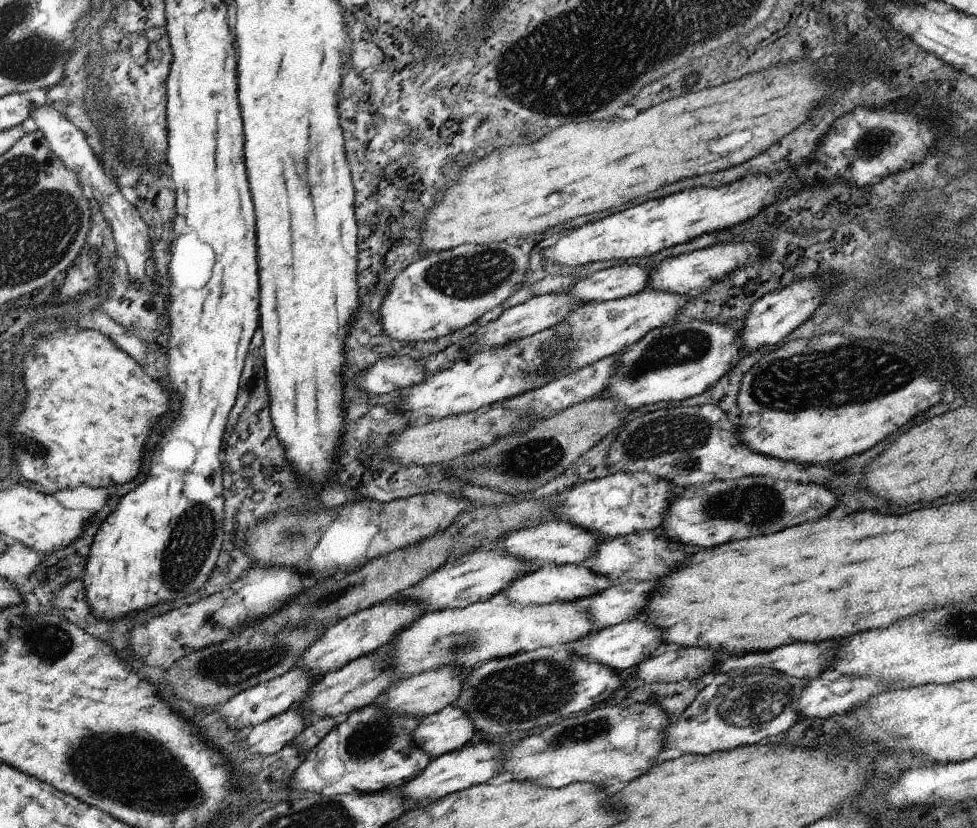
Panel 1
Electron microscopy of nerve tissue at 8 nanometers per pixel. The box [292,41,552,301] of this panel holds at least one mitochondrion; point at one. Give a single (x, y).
(341, 58)

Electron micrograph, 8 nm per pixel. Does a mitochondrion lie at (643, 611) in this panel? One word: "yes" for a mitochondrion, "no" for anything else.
no

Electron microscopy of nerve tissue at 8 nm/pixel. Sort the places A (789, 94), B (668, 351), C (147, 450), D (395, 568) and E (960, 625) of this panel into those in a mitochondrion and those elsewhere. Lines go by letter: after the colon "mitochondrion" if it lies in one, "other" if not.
A: other
B: mitochondrion
C: other
D: other
E: mitochondrion

